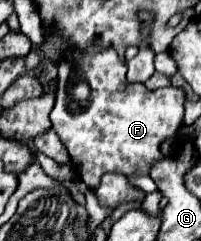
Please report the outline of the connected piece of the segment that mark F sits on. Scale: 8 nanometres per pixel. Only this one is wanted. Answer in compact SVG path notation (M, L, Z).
M113 47L97 53L69 49L57 63L57 103L51 111L51 123L69 151L77 175L91 189L109 171L147 175L149 165L163 157L159 145L177 133L183 121L183 90L169 86L149 91L129 83L125 73L127 65Z

